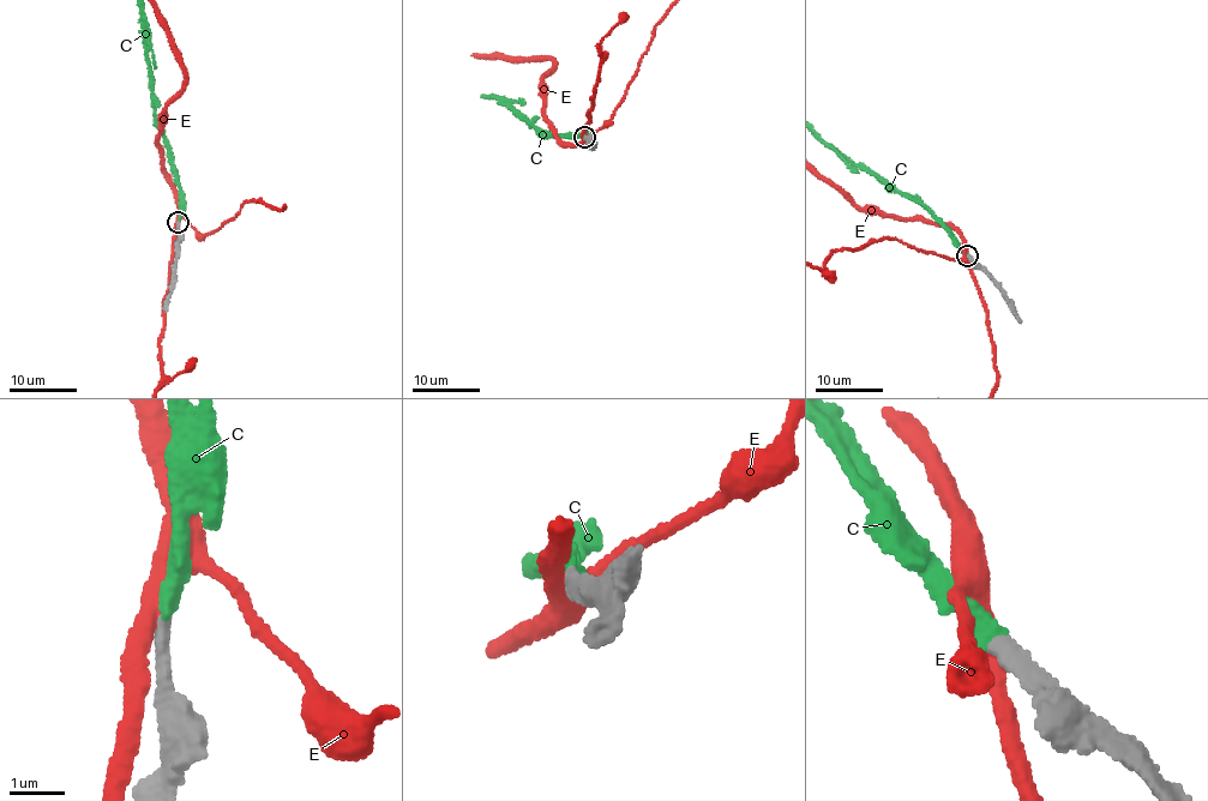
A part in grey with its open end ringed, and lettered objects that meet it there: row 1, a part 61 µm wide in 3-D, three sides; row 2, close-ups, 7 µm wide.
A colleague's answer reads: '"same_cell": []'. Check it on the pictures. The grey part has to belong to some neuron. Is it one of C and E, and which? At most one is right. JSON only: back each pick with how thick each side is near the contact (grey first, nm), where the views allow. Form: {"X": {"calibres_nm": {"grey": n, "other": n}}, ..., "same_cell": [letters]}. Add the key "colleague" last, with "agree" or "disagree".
{"C": {"calibres_nm": {"grey": 320, "other": 320}}, "same_cell": ["C"], "colleague": "disagree"}

